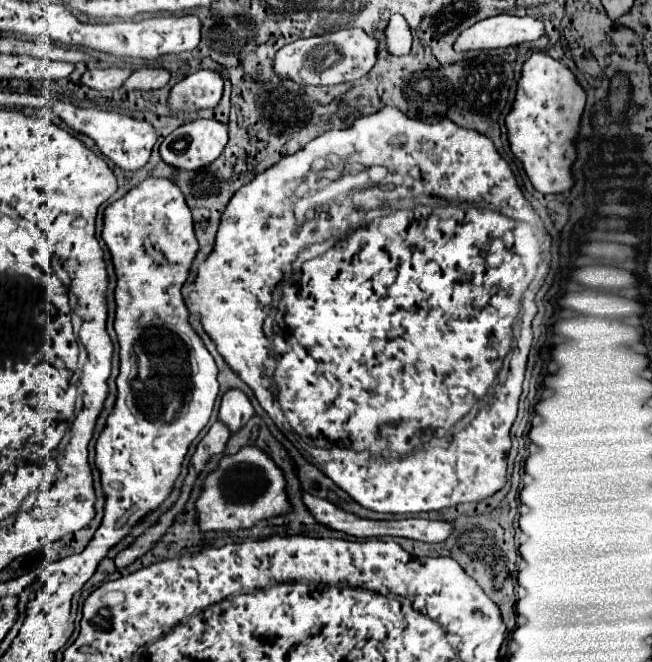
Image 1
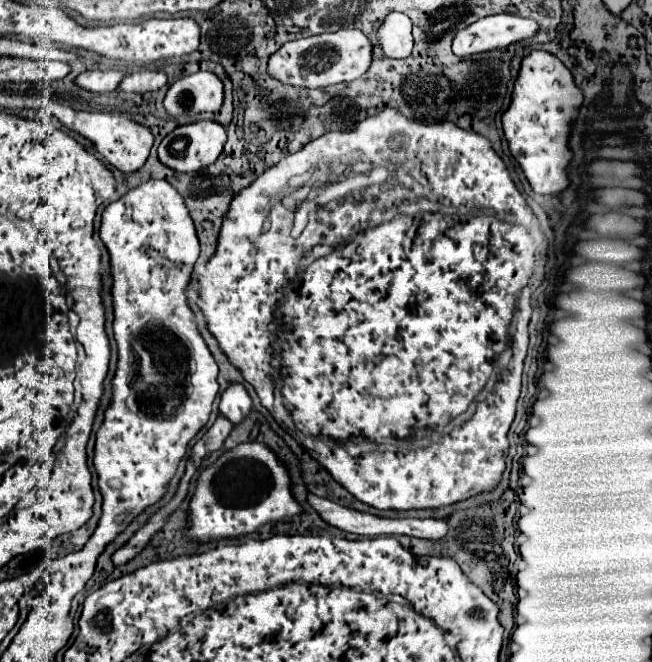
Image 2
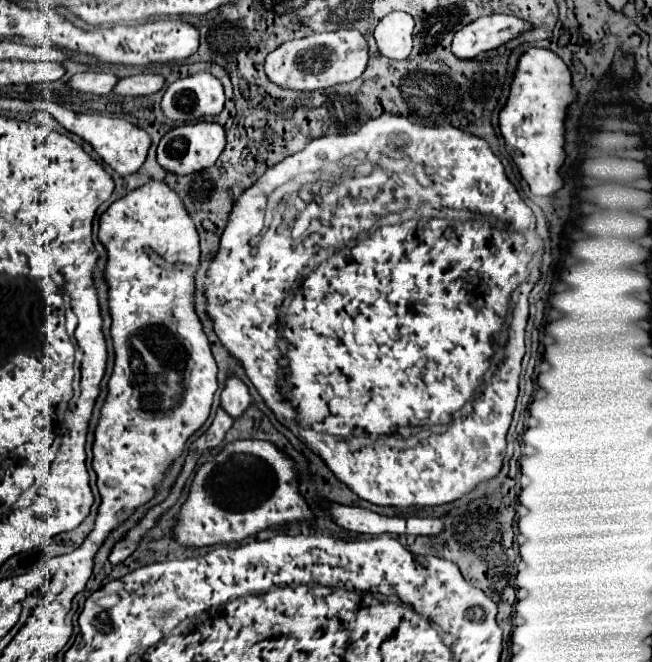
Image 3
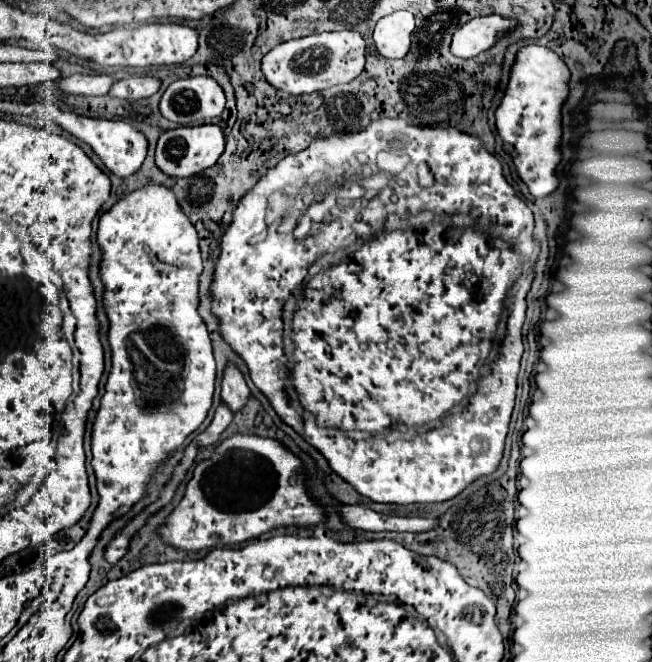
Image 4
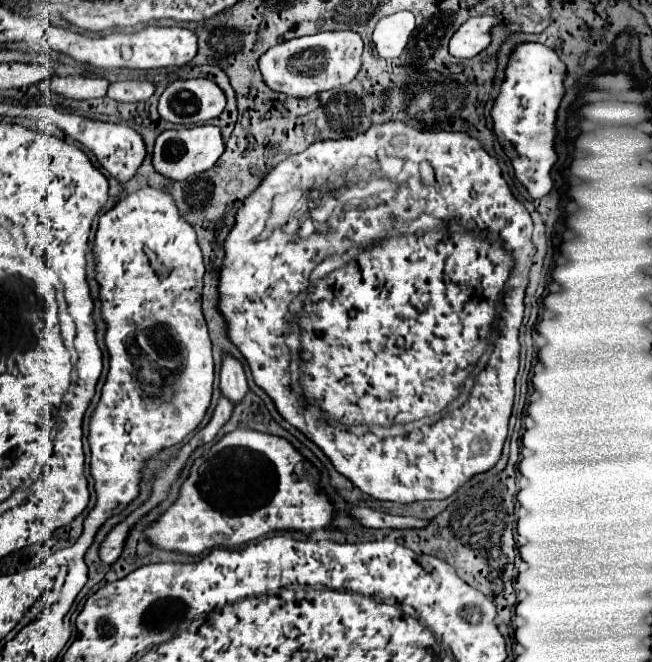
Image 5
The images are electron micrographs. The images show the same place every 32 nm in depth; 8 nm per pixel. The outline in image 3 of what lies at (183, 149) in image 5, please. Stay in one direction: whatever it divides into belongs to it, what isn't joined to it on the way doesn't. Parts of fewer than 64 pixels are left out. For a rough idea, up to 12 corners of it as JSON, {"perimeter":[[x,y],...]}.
{"perimeter":[[216,122],[172,128],[158,162],[186,176],[212,166],[226,146]]}

